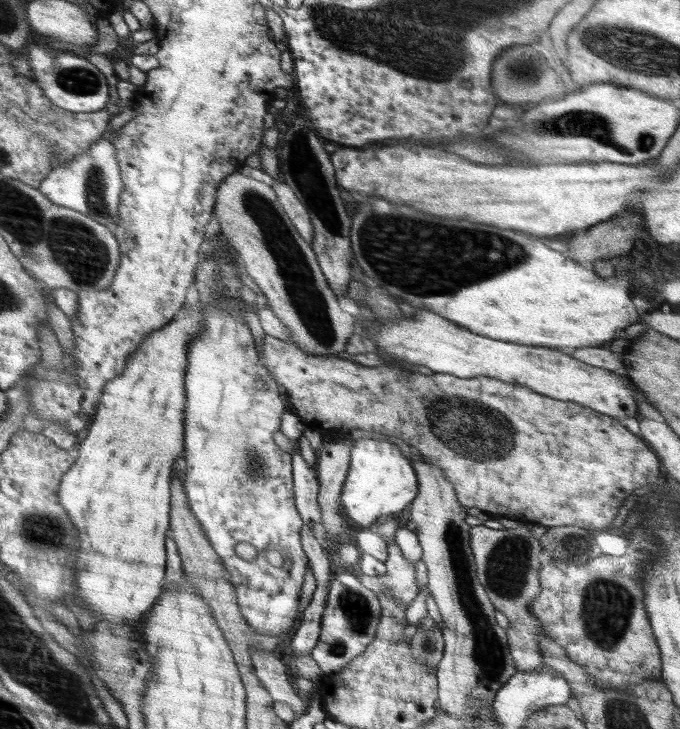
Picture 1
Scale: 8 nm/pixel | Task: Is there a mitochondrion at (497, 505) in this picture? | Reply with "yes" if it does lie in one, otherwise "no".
no

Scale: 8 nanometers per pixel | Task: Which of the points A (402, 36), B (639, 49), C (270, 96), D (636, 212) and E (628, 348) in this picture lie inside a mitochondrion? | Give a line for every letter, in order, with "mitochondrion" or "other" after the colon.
A: mitochondrion
B: mitochondrion
C: other
D: other
E: other

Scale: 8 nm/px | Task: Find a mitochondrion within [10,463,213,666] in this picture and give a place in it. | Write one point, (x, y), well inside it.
(41, 532)

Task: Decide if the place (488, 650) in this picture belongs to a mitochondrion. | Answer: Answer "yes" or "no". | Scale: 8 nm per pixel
yes

